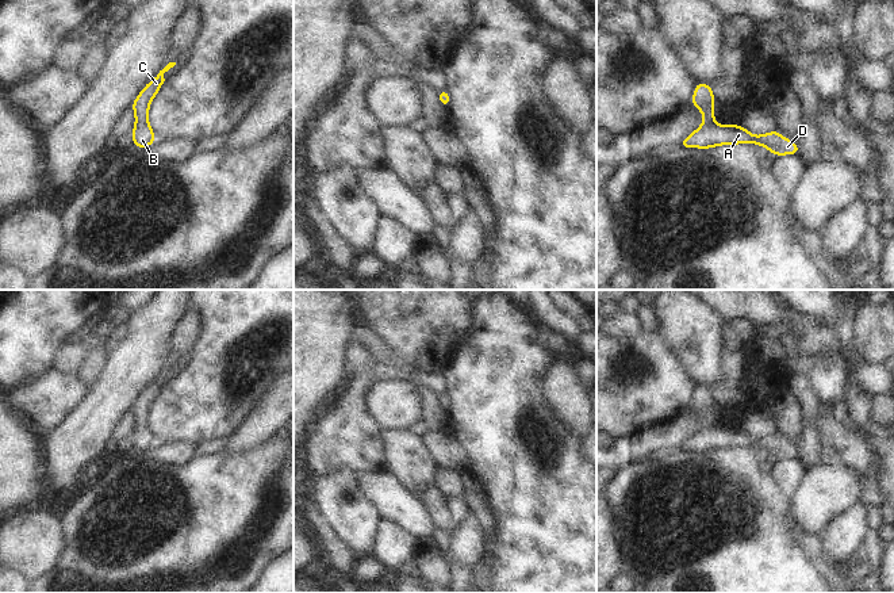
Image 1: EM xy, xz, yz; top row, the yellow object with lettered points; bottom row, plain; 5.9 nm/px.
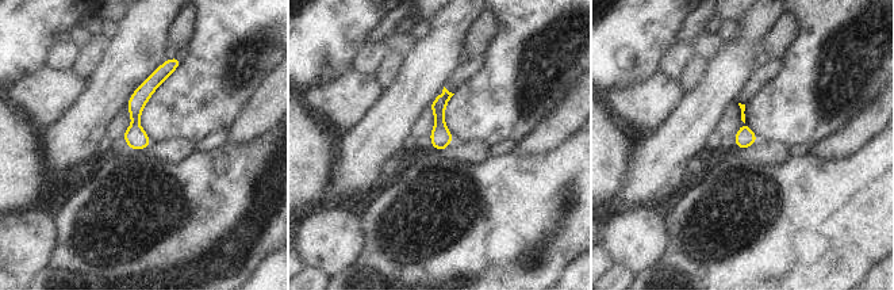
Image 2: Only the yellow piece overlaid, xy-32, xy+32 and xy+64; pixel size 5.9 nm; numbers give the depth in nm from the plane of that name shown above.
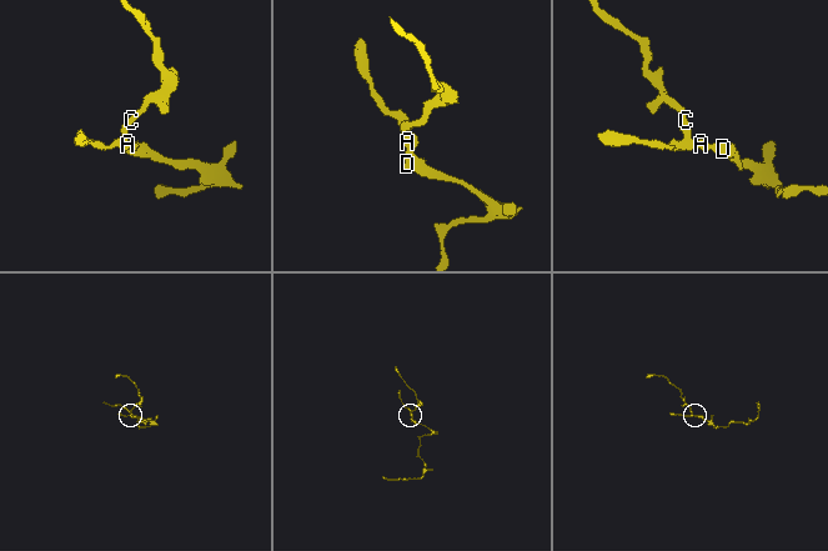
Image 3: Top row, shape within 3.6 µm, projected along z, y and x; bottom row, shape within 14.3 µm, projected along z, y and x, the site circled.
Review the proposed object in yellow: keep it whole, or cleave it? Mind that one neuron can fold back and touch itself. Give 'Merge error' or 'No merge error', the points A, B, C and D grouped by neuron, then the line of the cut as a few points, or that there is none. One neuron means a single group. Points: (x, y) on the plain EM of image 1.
No merge error. Groups: A B C D. No split

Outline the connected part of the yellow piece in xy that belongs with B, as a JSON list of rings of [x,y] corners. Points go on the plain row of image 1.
[[[169,366],[162,374],[160,374],[160,376],[142,391],[131,408],[135,428],[130,439],[134,445],[134,451],[147,452],[156,445],[156,436],[150,431],[150,425],[147,422],[150,406],[157,399],[165,385],[164,376],[174,368],[176,366]]]

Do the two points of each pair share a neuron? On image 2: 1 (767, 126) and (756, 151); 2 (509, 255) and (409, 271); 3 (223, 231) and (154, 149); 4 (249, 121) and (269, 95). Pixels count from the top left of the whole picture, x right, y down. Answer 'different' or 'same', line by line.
1: different
2: same
3: different
4: same

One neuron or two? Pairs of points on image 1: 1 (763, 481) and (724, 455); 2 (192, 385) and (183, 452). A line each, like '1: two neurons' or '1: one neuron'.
1: one neuron
2: two neurons

